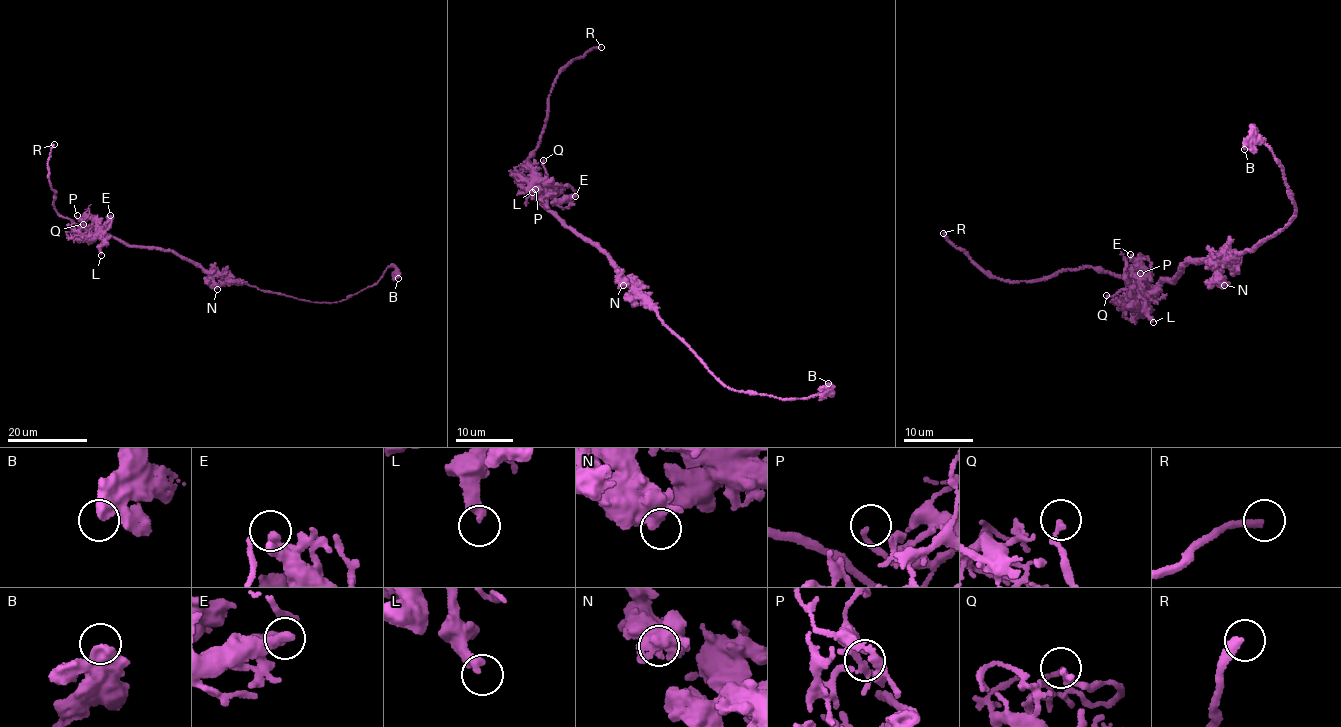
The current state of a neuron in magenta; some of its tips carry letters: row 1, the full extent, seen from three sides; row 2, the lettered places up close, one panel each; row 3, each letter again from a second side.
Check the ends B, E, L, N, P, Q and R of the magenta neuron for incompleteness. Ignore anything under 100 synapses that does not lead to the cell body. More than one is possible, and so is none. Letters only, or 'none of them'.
R

